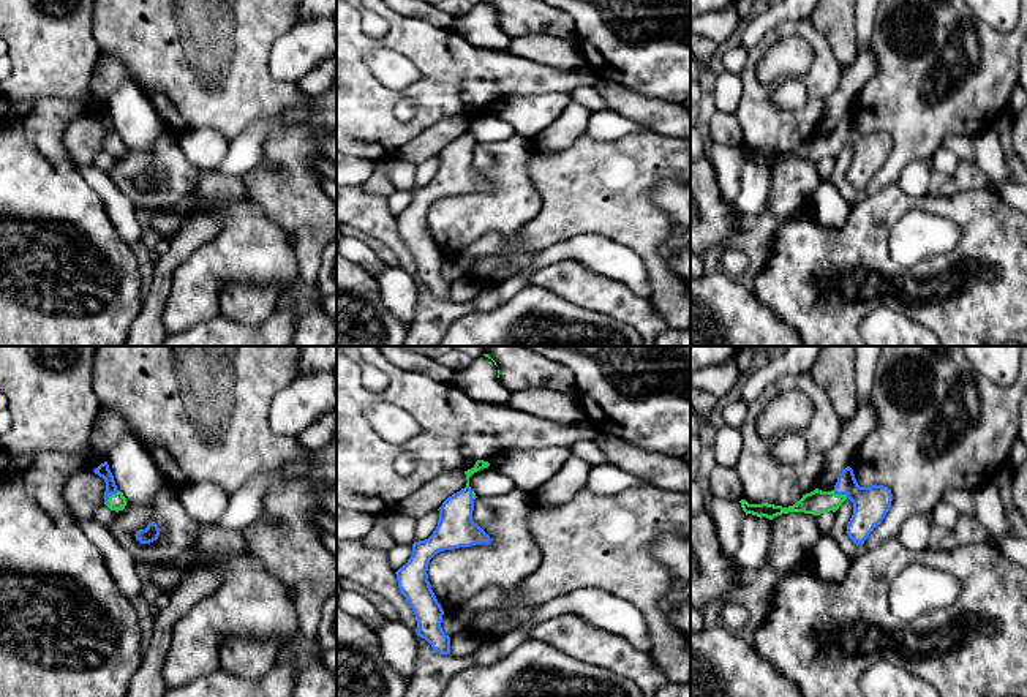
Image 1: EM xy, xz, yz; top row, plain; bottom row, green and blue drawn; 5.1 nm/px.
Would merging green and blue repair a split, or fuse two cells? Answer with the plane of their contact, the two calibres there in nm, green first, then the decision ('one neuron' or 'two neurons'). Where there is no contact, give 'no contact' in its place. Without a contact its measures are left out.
contact in xy; calibres 90 and 70 nm; one neuron

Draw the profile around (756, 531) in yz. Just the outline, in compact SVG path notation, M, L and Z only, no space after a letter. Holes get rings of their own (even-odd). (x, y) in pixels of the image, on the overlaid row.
M747 514L741 525L736 563L741 569L762 571L769 553L771 520Z

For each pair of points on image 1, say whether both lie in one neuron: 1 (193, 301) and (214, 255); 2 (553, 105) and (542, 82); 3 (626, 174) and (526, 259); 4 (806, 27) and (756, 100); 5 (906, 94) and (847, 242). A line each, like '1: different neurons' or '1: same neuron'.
1: same neuron
2: different neurons
3: different neurons
4: same neuron
5: different neurons

